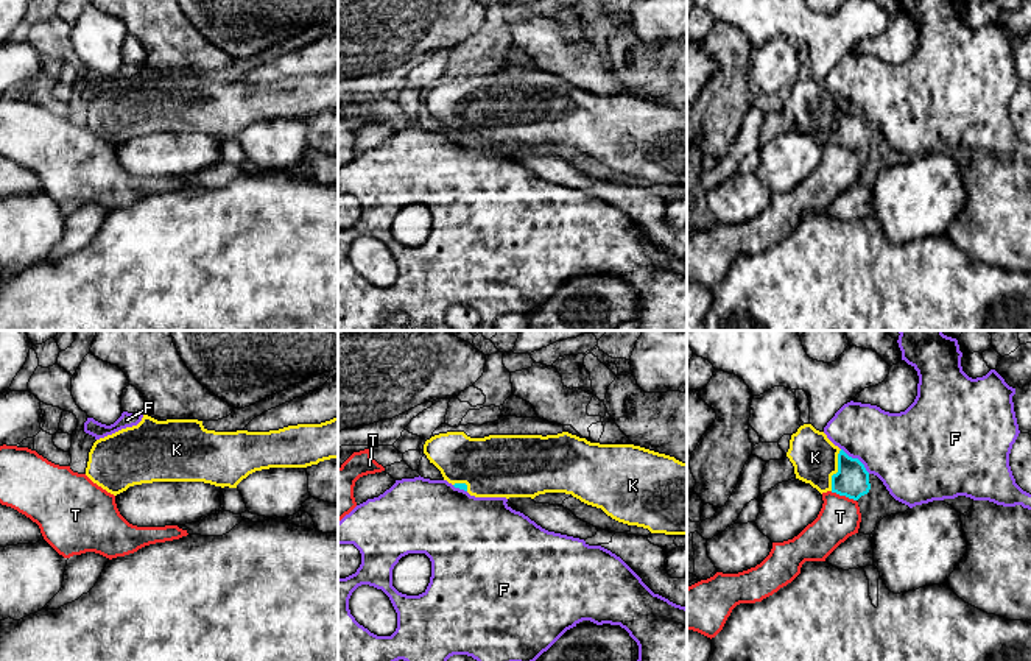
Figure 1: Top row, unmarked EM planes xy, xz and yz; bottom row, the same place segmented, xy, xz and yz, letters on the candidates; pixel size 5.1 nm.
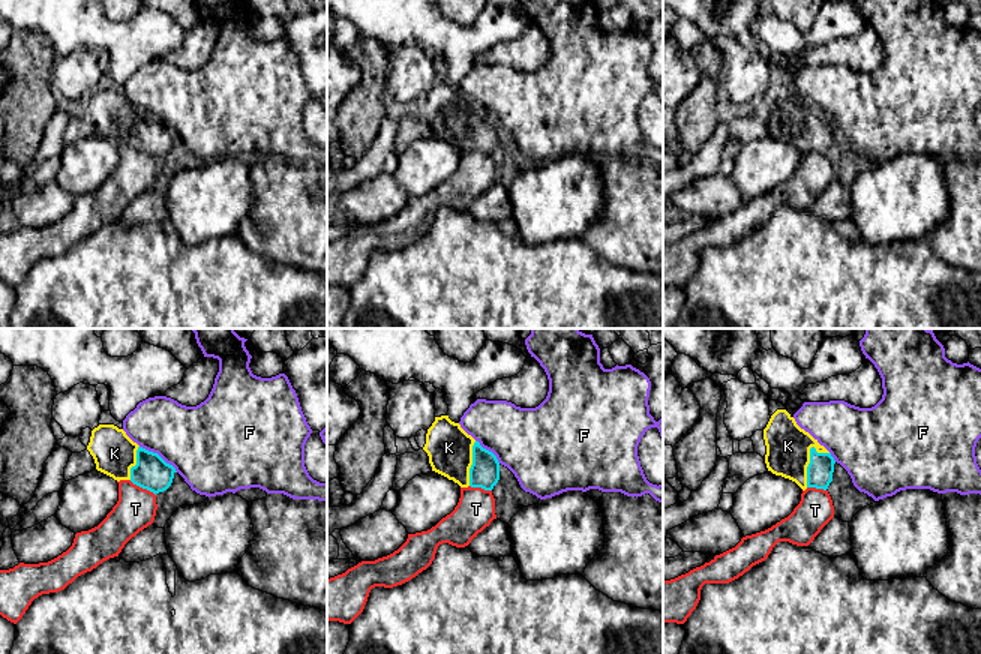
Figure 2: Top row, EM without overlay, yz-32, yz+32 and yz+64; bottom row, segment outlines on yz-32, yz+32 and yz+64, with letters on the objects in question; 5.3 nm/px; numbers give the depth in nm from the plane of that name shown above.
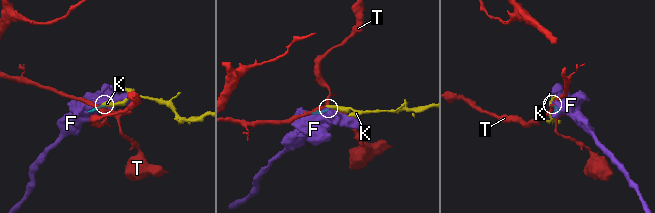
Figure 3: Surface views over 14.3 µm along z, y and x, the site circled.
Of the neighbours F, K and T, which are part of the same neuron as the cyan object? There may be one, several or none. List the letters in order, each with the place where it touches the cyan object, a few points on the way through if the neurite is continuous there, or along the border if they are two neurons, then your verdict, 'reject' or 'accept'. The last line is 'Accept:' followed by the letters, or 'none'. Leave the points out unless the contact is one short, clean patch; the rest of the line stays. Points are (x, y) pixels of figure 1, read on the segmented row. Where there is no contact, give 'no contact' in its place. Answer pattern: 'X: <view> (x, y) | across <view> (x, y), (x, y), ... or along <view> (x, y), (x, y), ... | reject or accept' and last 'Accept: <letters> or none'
F: yz (857, 459) | reject
K: yz (838, 470) | across yz (852, 480), (838, 470), (824, 466), (815, 457) | accept
T: yz (843, 494) | reject
Accept: K

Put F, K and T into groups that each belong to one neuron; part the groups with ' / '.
F / K / T

